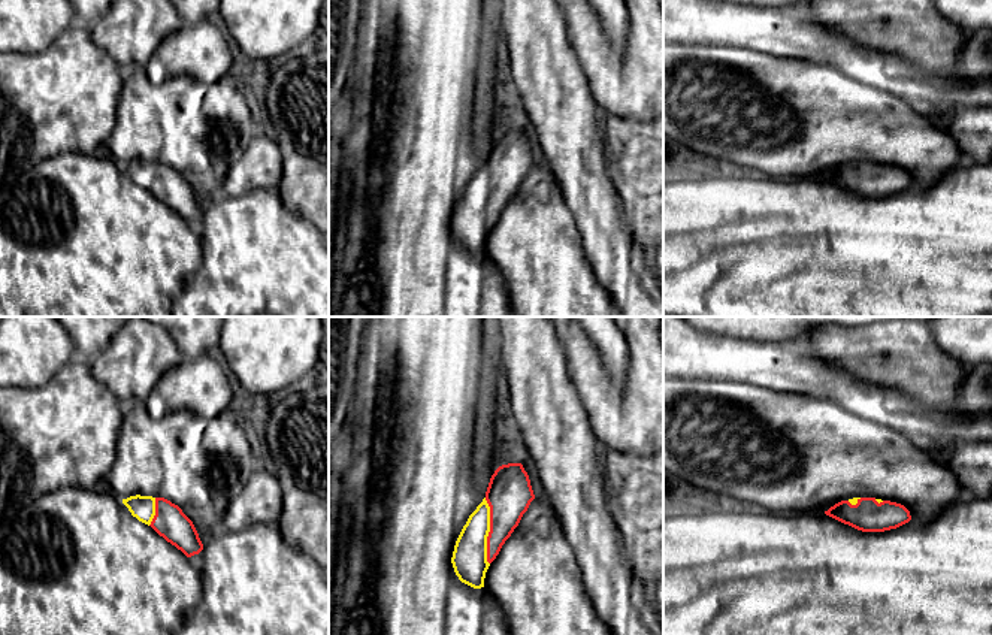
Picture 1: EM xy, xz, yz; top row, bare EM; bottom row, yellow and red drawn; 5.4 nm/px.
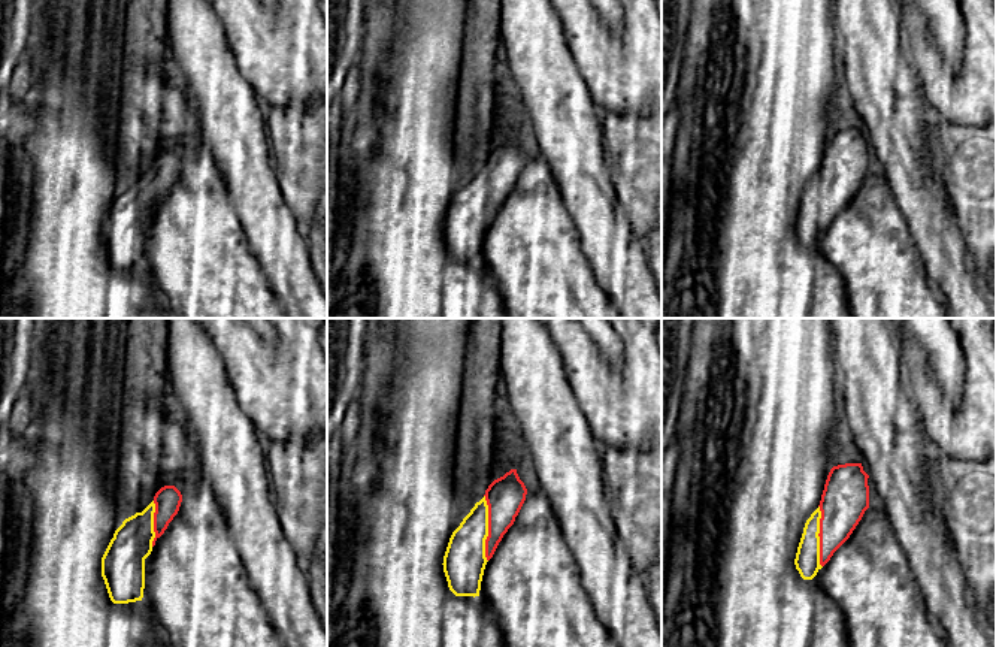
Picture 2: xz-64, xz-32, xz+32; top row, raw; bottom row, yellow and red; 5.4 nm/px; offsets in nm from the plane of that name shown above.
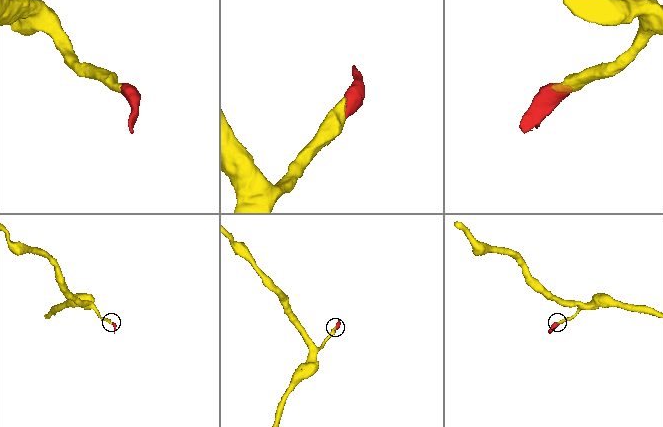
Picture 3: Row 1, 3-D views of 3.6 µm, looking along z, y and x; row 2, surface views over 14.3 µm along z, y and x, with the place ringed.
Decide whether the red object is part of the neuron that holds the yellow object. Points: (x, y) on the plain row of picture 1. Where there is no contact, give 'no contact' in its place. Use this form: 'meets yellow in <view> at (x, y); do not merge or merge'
meets yellow in xz at (489, 196); merge

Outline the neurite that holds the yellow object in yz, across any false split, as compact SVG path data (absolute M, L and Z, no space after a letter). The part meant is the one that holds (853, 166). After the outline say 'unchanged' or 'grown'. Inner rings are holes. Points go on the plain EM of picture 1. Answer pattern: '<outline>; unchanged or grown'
M875 163L841 166L825 179L862 197L884 197L911 185L904 170Z; grown

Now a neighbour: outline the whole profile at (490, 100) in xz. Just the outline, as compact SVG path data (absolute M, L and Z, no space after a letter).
M489 94L483 102L483 120L492 124L493 131L499 131L493 124L493 108L496 102L500 99L500 94Z

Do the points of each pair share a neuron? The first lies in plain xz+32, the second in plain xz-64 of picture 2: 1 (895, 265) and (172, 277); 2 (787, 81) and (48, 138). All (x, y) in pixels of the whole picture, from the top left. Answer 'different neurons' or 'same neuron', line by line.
1: same neuron
2: same neuron

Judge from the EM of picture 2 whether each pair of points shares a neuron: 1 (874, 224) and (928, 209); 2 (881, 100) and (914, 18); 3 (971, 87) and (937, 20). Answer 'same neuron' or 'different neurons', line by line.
1: different neurons
2: different neurons
3: different neurons

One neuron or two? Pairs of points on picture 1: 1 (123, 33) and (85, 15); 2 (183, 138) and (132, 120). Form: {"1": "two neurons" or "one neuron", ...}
{"1": "two neurons", "2": "one neuron"}

